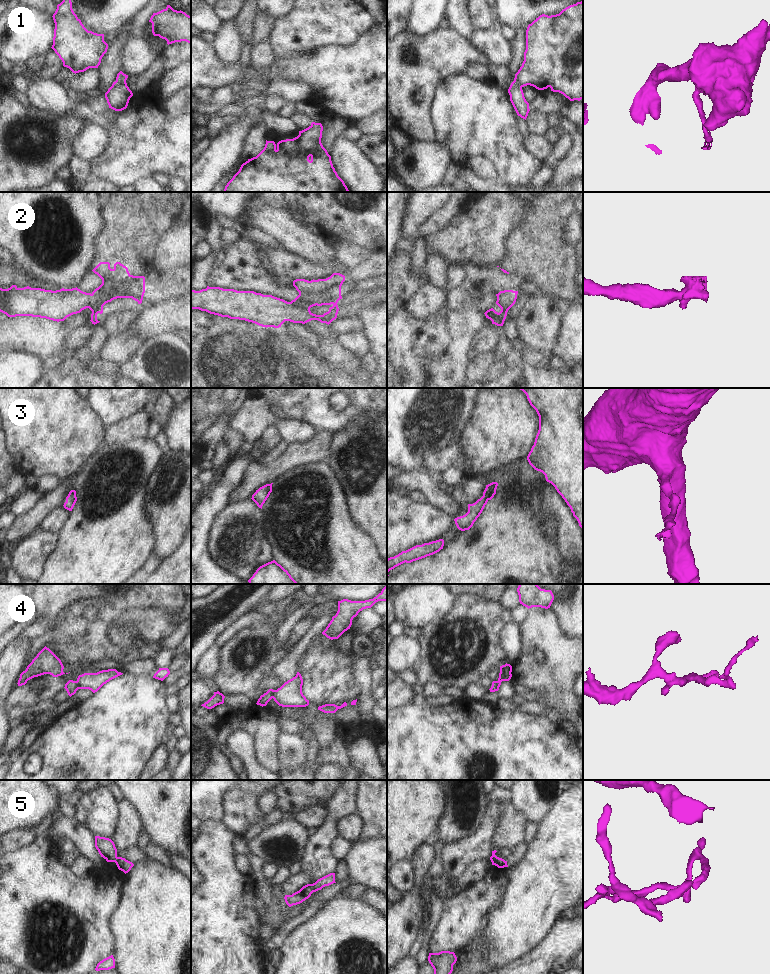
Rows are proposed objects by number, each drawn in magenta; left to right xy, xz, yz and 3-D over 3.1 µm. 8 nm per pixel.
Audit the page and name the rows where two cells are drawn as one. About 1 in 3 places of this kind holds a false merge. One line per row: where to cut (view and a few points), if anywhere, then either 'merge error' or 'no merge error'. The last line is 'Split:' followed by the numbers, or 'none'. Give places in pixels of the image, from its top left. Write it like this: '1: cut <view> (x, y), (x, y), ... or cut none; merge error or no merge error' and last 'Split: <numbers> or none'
1: cut xy (116, 80), (125, 82); merge error
2: cut none; no merge error
3: cut none; no merge error
4: cut xy (75, 681), (79, 688); merge error
5: cut xz (311, 884), (313, 891); merge error
Split: 1, 4, 5

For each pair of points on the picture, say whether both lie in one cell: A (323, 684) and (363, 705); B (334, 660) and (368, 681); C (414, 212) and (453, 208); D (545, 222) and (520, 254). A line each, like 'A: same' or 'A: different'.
A: different
B: different
C: different
D: same

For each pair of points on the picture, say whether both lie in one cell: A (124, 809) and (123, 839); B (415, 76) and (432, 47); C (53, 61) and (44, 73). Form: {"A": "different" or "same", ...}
{"A": "same", "B": "same", "C": "same"}

